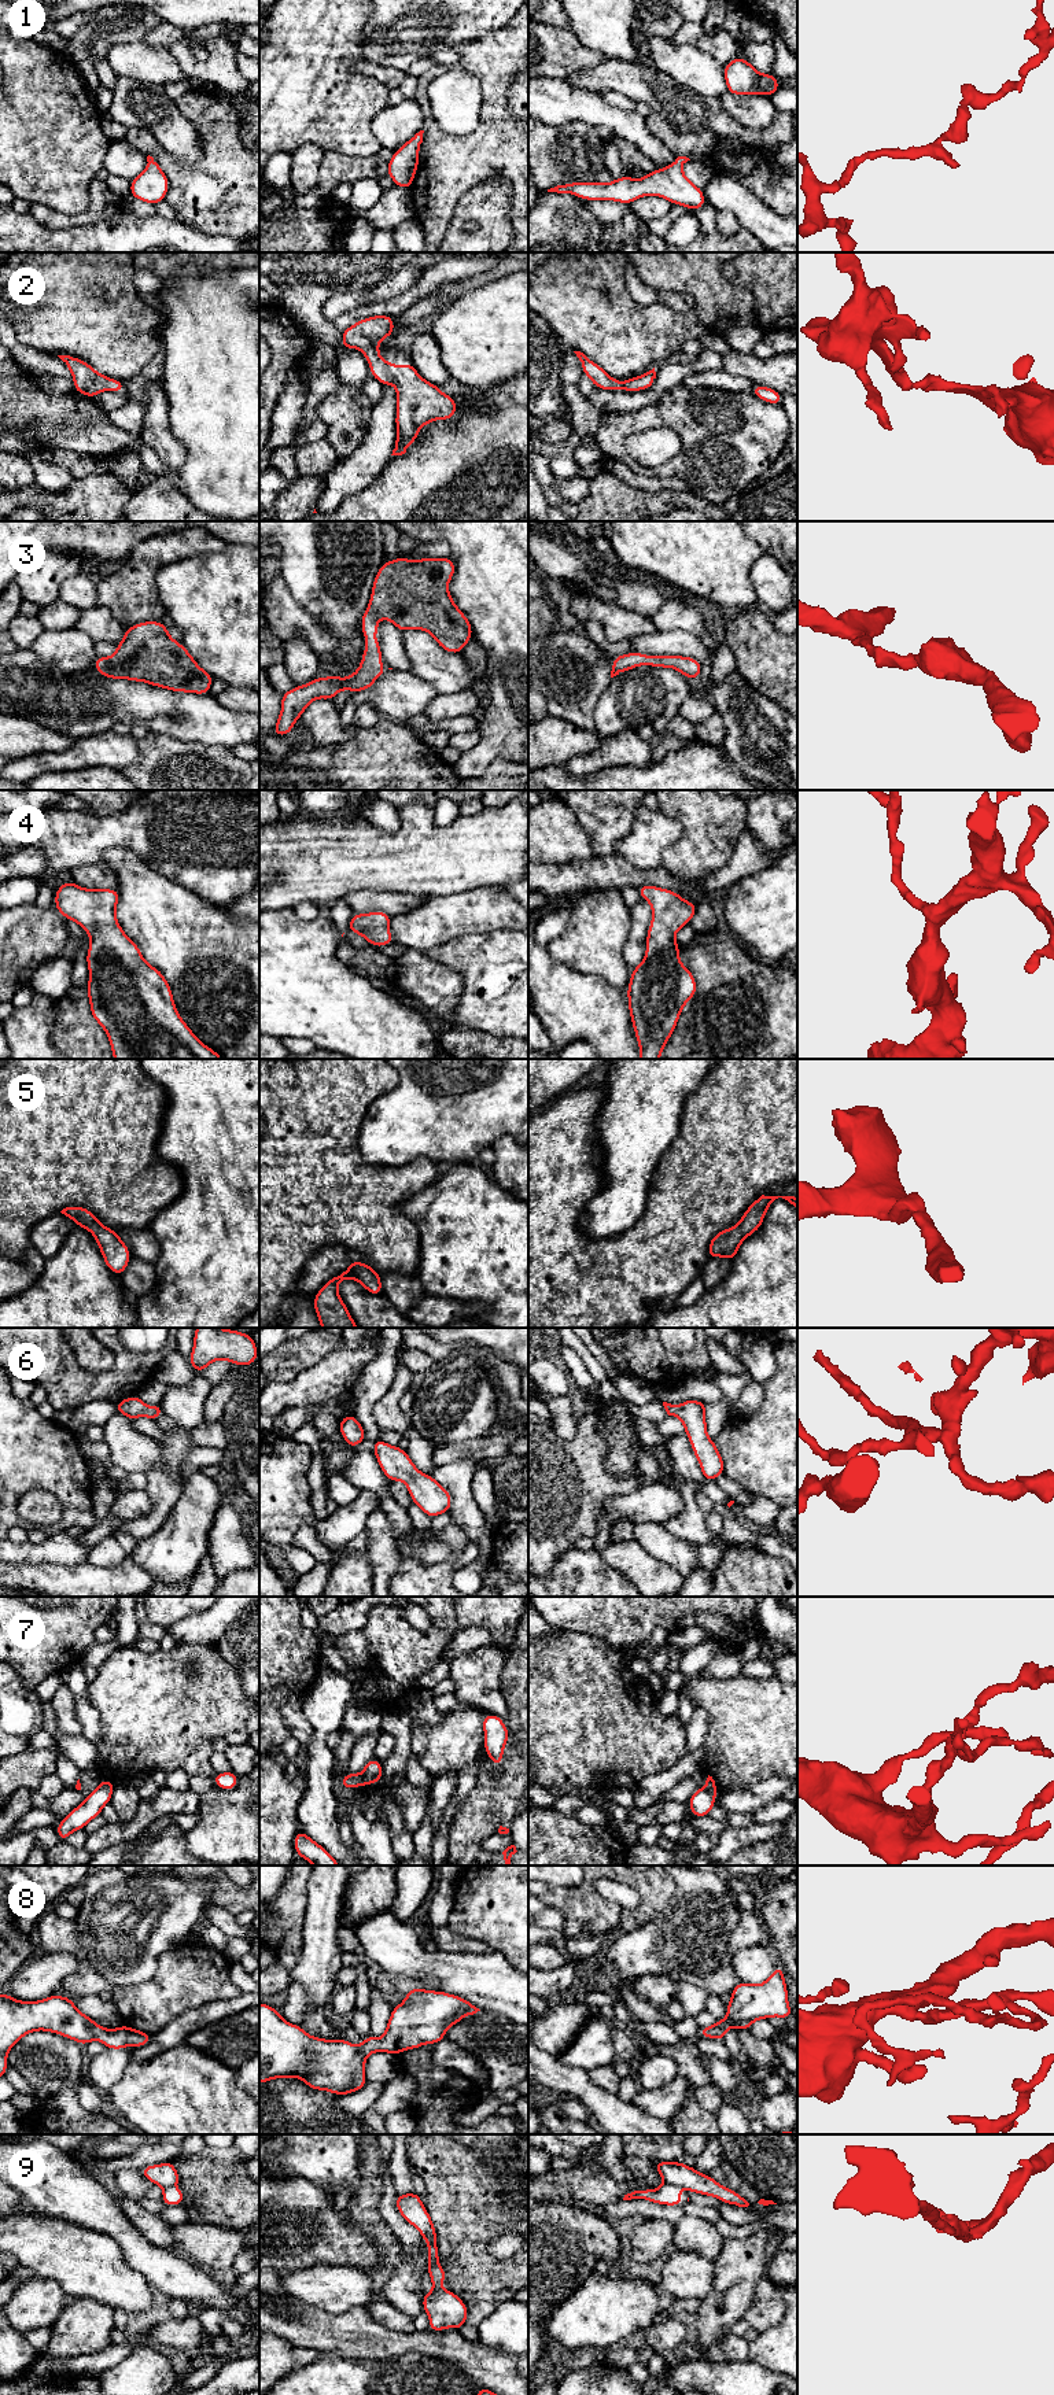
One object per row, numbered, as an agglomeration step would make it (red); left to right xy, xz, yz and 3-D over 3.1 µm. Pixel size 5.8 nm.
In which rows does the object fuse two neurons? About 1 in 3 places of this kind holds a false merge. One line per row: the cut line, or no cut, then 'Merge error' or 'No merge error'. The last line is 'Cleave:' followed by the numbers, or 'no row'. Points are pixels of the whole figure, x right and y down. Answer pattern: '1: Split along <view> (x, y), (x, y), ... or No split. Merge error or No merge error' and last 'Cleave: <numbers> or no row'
1: No split. No merge error
2: No split. No merge error
3: No split. No merge error
4: No split. No merge error
5: No split. No merge error
6: No split. No merge error
7: Split along yz (703, 1788), (715, 1792). Merge error
8: No split. No merge error
9: Split along yz (664, 2183), (675, 2187). Merge error
Cleave: 7, 9

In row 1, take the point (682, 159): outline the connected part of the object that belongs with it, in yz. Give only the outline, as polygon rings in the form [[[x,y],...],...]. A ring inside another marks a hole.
[[[678,156],[670,166],[648,173],[640,180],[623,176],[609,184],[568,182],[548,189],[548,192],[572,193],[585,200],[613,200],[624,204],[655,195],[671,204],[682,204],[688,210],[700,210],[705,198],[703,189],[696,187],[682,171],[682,165],[690,160]]]

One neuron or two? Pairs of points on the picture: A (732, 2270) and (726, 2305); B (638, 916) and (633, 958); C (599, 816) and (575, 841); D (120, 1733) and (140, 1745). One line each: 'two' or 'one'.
A: one
B: one
C: two
D: one

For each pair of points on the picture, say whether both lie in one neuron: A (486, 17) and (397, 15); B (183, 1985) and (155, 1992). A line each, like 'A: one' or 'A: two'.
A: one
B: one

